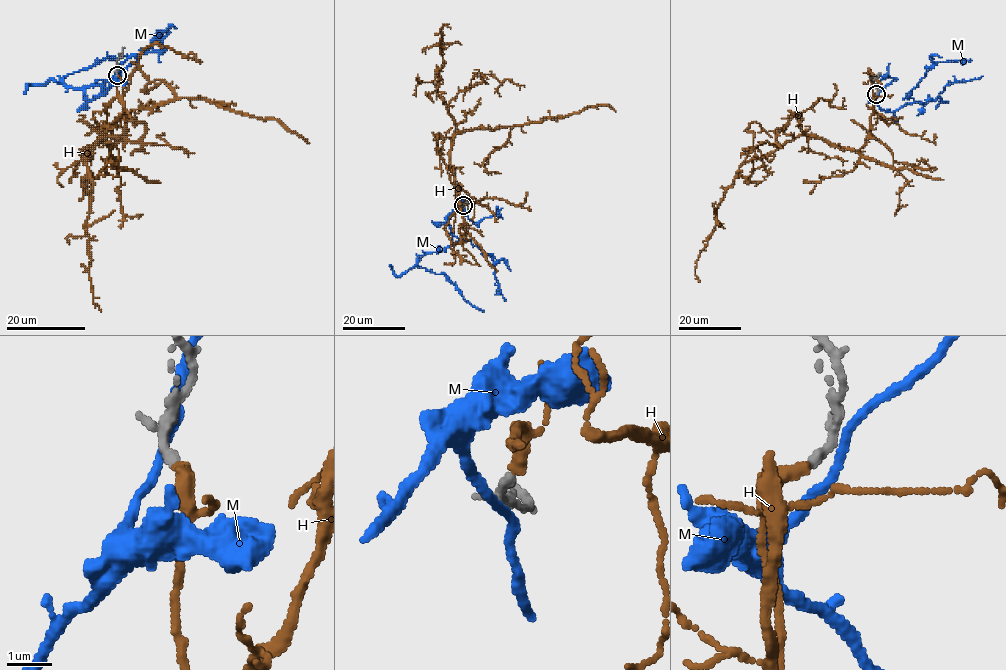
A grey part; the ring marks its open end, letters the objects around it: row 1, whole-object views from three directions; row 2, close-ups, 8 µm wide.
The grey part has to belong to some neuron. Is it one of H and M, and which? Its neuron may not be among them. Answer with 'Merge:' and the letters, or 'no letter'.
Merge: H

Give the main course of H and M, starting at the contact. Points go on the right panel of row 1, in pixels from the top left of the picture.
H: (876, 94), (870, 134), (859, 150), (800, 135), (741, 166), (696, 263), (699, 282)
M: (878, 92), (873, 102), (881, 109), (893, 111), (906, 103), (924, 104), (934, 100), (945, 85), (983, 75)

